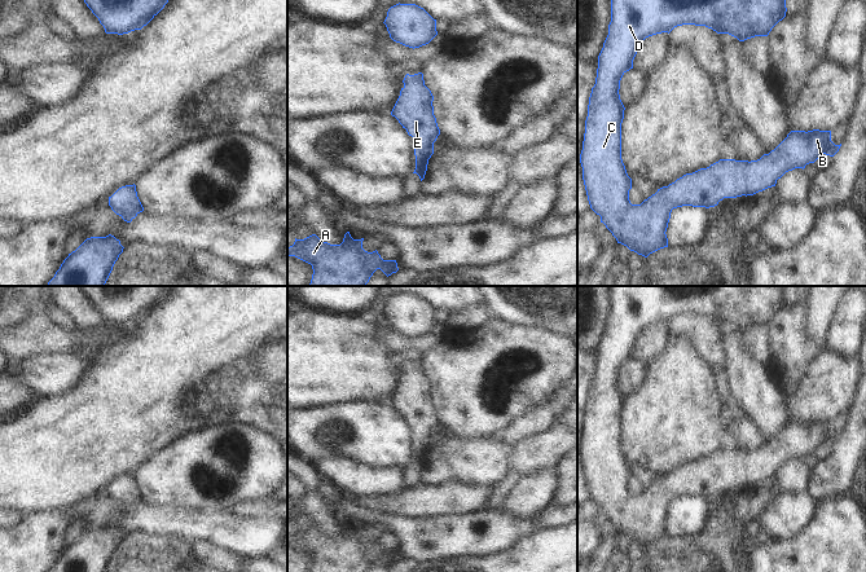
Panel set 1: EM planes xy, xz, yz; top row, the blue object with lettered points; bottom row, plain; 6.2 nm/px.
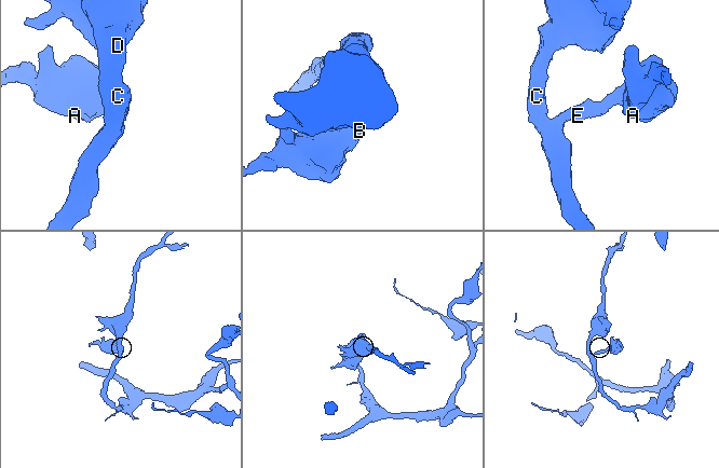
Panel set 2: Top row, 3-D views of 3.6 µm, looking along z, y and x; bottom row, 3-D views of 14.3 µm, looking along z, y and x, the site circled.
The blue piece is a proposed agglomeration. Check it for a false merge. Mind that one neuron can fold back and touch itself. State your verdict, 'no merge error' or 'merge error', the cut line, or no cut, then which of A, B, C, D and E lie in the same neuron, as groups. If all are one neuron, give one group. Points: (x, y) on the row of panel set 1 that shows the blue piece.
no merge error; no cut; A B C D E

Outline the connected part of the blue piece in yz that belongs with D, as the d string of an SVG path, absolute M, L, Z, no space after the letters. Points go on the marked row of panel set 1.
M611 0L608 35L598 56L595 84L592 88L585 120L585 133L580 163L590 208L601 216L601 223L612 233L617 243L647 258L668 247L667 228L673 208L682 206L715 207L724 198L753 195L775 186L777 180L795 168L805 168L821 155L834 157L840 146L831 141L831 131L791 131L769 154L757 160L720 159L707 168L686 173L641 204L632 204L629 190L632 179L621 159L621 123L624 105L619 89L623 75L633 69L639 44L649 36L671 32L682 25L705 26L717 34L729 34L739 41L755 36L768 36L786 17L786 0Z

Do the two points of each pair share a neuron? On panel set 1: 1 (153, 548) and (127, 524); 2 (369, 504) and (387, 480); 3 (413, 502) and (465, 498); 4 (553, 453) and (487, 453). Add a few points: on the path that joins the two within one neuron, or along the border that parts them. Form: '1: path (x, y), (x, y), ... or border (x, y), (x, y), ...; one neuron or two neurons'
1: border (165, 535), (133, 531), (124, 538); two neurons
2: border (404, 489), (383, 496), (352, 496), (346, 493); two neurons
3: path (426, 500), (452, 498); one neuron
4: border (515, 447), (513, 467); two neurons

